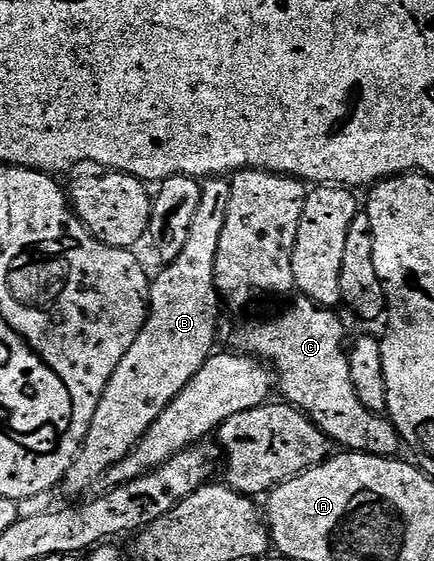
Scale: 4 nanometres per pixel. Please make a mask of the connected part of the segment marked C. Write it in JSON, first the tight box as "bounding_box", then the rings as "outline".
{"bounding_box":[240,296,401,455],"outline":[[[303,296],[292,300],[280,318],[246,327],[240,334],[243,349],[270,364],[278,379],[279,393],[284,393],[283,401],[308,415],[337,447],[361,454],[399,455],[401,434],[383,413],[368,410],[358,396],[352,379],[352,359],[346,346],[344,350],[348,330],[337,311],[330,306],[317,306]]]}

